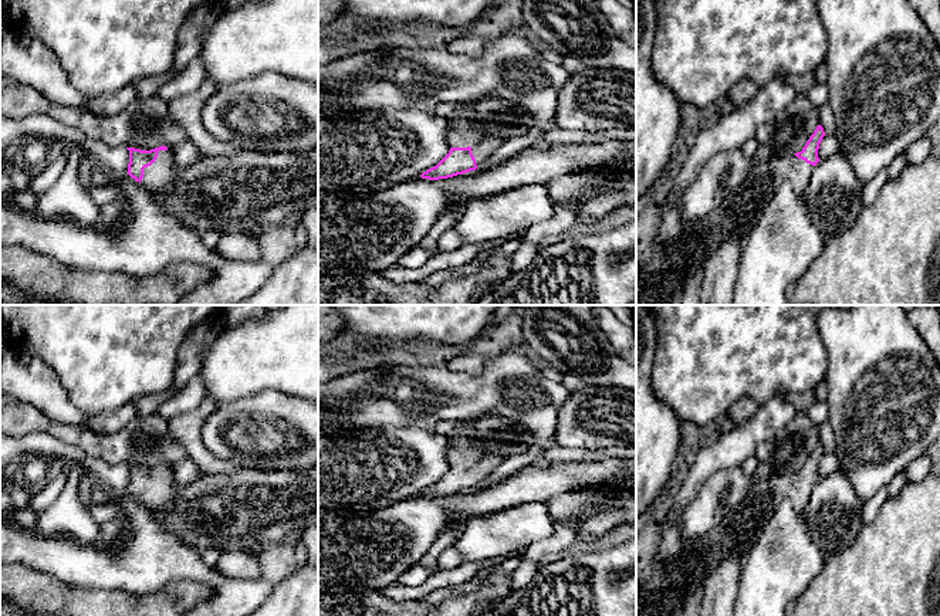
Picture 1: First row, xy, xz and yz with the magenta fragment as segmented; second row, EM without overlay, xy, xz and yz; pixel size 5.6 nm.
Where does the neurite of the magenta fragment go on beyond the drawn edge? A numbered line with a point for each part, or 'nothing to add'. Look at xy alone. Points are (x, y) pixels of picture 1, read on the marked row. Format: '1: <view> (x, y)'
1: xy (156, 178)

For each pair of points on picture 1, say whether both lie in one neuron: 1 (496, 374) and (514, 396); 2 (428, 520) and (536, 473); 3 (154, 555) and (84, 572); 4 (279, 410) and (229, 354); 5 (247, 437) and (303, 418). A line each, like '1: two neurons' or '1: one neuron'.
1: one neuron
2: one neuron
3: one neuron
4: two neurons
5: one neuron

